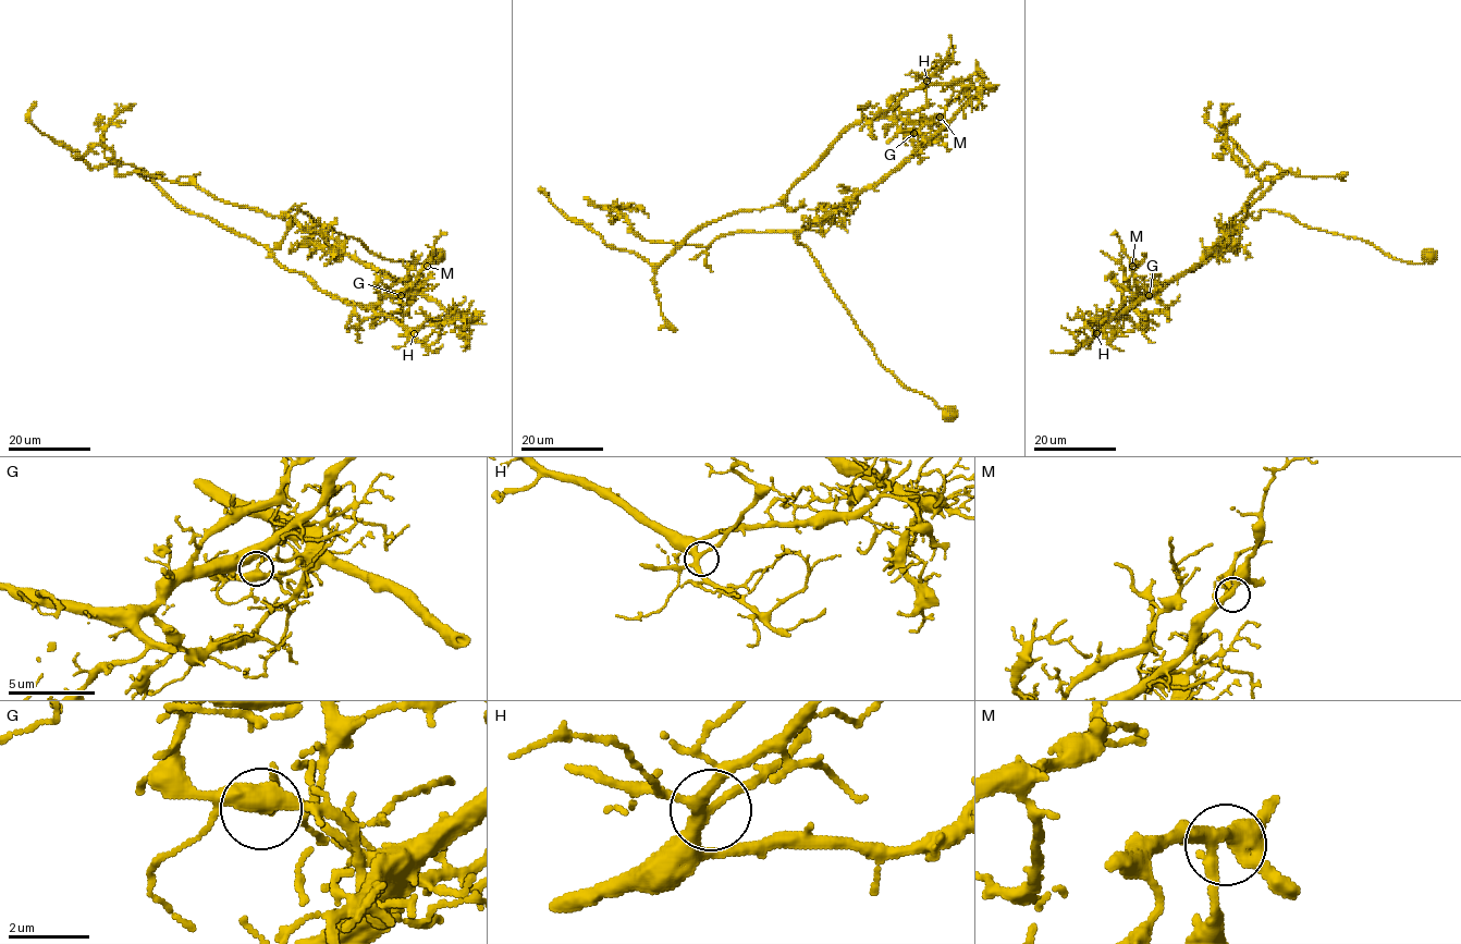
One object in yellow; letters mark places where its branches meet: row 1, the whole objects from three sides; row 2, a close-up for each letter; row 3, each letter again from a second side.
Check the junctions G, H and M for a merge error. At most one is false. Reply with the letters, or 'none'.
G

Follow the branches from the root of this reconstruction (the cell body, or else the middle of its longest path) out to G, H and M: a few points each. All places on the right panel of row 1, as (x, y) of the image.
G: (1426, 255), (1423, 262), (1396, 260), (1360, 240), (1261, 210), (1201, 262), (1149, 295)
H: (1426, 255), (1423, 262), (1396, 260), (1360, 240), (1261, 210), (1201, 262), (1148, 297), (1136, 296), (1096, 333)
M: (1426, 255), (1423, 262), (1396, 260), (1360, 240), (1261, 210), (1201, 262), (1151, 293), (1137, 285), (1132, 266)

